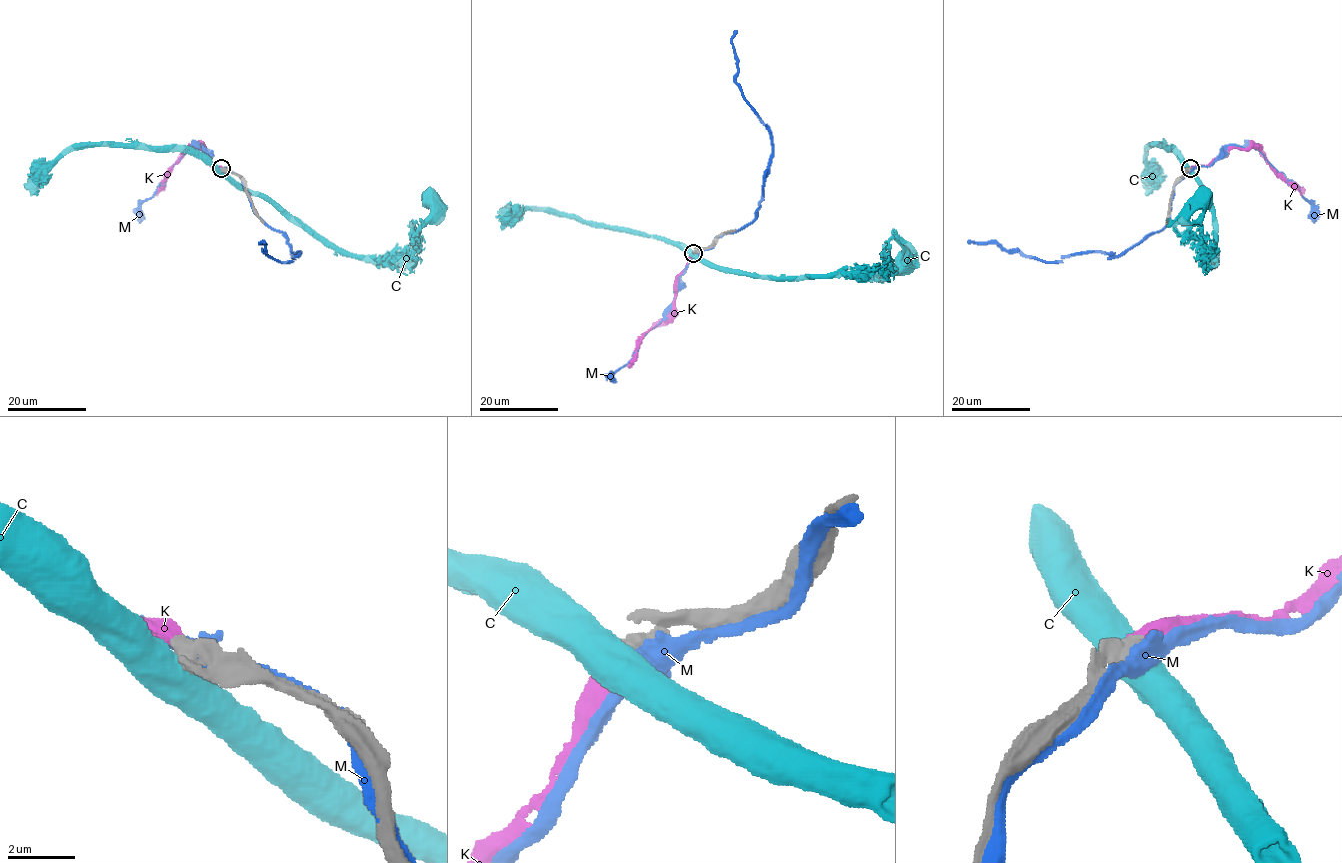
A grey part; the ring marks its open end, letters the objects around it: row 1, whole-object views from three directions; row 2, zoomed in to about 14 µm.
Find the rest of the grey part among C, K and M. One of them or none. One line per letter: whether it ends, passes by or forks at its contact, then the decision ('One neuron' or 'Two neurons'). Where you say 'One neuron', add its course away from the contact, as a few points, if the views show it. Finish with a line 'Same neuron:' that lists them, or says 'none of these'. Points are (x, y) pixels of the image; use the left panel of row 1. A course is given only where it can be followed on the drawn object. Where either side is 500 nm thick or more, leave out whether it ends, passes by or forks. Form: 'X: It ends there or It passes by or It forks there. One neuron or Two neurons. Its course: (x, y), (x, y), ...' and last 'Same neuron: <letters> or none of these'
C: Two neurons
K: One neuron. Its course: (222, 168), (211, 166), (205, 160), (203, 147), (192, 148), (166, 171), (164, 185), (155, 195)
M: Two neurons
Same neuron: K

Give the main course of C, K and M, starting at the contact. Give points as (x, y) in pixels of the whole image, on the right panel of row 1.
C: (1189, 169), (1204, 186), (1213, 214), (1211, 257), (1194, 238), (1182, 236), (1174, 225), (1198, 195), (1204, 198)
K: (1190, 168), (1208, 166), (1236, 147), (1257, 148), (1265, 161), (1302, 195)
M: (1189, 169), (1174, 186), (1169, 221), (1117, 255), (1075, 252), (1059, 261), (1041, 261), (997, 244), (967, 242)

